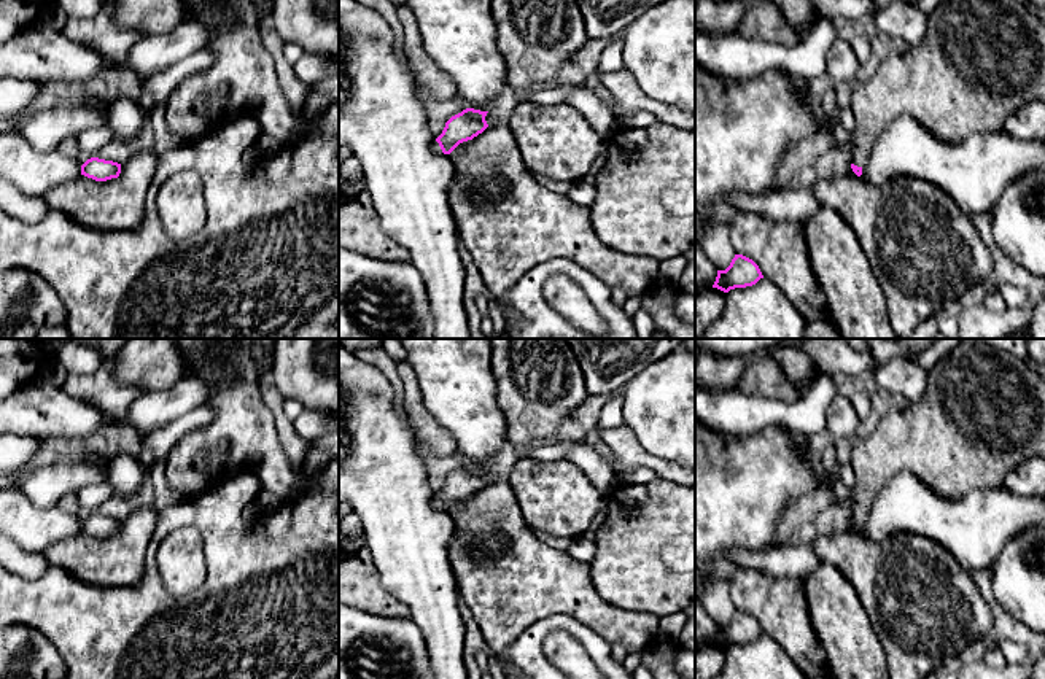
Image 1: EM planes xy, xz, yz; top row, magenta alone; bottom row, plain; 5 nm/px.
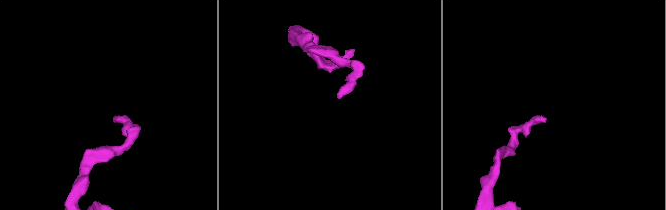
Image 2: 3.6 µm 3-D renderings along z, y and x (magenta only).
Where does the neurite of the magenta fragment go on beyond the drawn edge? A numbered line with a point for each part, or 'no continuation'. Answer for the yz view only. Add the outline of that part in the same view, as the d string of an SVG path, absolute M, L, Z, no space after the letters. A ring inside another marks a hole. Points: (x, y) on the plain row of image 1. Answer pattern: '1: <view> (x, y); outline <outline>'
1: yz (983, 412); outline M961 342L927 372L919 401L884 415L868 437L854 444L851 517L864 523L878 493L902 471L958 501L972 490L1002 487L1005 475L1029 455L1045 456L1045 380L1007 351Z

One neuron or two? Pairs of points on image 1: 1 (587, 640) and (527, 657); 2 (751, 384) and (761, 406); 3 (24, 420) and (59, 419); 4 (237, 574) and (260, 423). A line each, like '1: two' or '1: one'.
1: one
2: two
3: one
4: two

